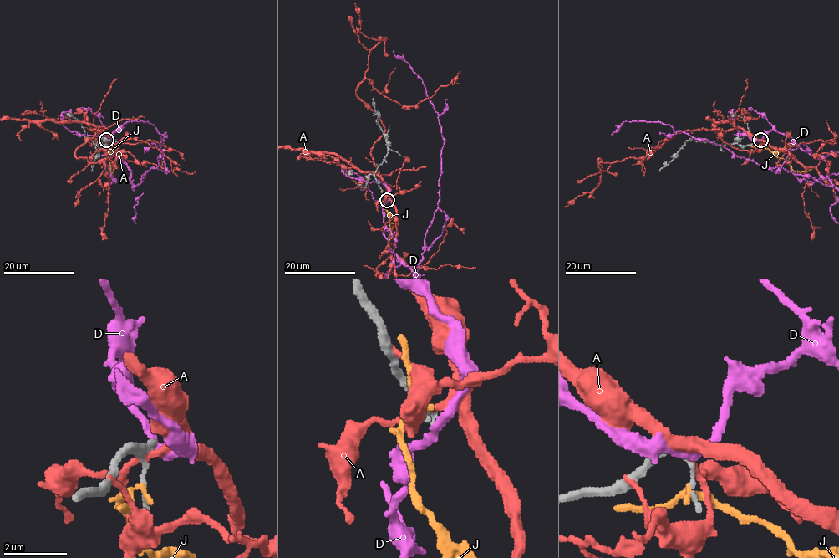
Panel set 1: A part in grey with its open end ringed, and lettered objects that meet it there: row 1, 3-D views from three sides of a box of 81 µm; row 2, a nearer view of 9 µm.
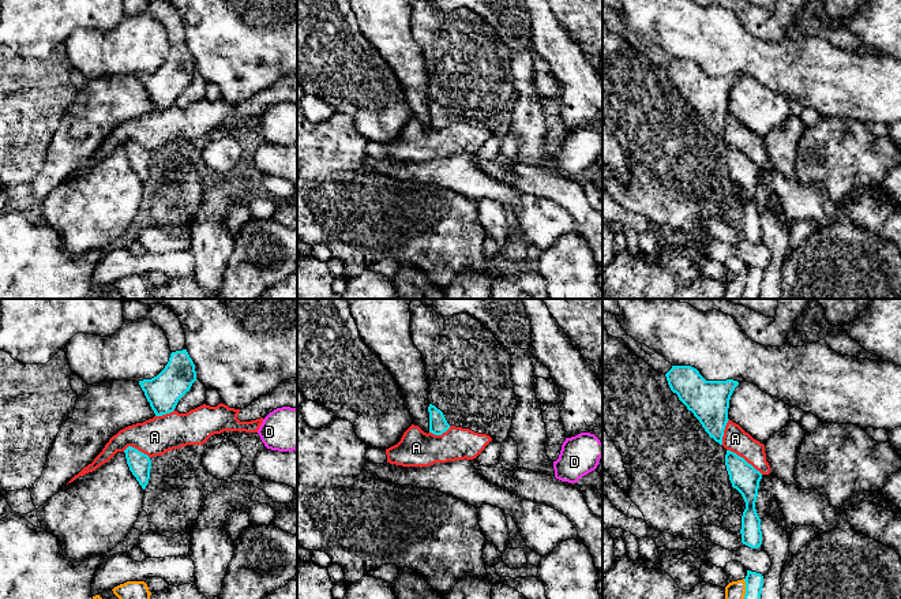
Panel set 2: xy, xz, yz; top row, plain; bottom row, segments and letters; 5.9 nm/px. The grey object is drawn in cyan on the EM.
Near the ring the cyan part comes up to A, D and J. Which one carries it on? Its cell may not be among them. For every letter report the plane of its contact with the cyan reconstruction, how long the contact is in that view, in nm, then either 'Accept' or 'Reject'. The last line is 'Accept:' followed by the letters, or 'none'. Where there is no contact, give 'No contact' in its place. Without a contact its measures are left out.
A: Touches cyan in yz. Shared border 260 nm. Reject
D: No contact. Reject
J: Touches cyan in yz. Shared border 150 nm. Reject
Accept: none

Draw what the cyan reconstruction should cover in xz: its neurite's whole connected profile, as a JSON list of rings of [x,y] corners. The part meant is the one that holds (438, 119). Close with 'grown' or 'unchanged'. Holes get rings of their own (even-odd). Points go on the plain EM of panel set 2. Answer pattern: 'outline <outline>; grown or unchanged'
outline [[[429,98],[429,127],[435,130],[442,130],[450,123],[443,106],[438,104],[435,100]]]; unchanged

